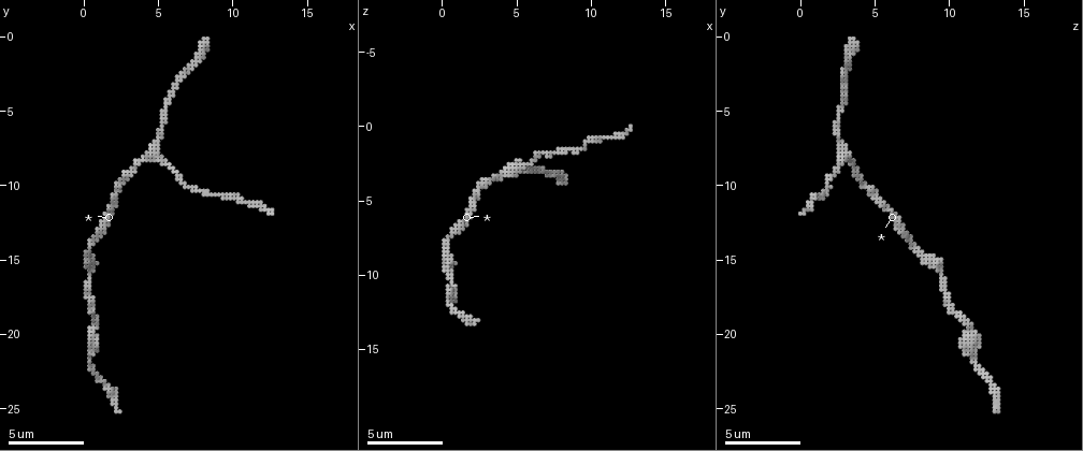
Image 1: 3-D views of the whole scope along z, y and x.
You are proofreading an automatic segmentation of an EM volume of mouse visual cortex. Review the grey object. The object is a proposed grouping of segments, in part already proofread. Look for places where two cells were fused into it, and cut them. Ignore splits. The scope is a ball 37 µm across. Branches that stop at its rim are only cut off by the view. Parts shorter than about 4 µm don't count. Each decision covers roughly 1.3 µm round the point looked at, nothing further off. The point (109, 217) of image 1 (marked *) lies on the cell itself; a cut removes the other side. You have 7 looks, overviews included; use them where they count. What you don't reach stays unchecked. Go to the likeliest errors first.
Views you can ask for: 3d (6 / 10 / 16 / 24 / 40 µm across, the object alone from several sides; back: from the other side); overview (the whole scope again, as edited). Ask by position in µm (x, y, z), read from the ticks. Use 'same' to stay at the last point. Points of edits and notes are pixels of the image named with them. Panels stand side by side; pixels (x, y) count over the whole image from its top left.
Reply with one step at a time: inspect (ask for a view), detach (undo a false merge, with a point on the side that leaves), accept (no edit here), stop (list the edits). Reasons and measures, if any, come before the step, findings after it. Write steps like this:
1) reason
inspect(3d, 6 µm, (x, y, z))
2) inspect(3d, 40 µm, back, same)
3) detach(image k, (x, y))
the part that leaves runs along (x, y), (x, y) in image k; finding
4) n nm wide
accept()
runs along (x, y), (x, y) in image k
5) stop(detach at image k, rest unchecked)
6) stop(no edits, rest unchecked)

arms part here
inspect(3d, 16 µm, (4.8, 8.0, 2.8))

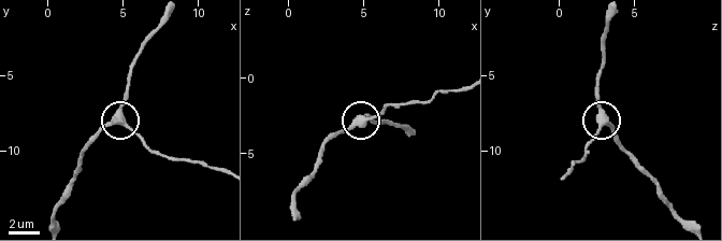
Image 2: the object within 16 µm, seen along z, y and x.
inspect(3d, 6 µm, (4.8, 7.8, 2.8))

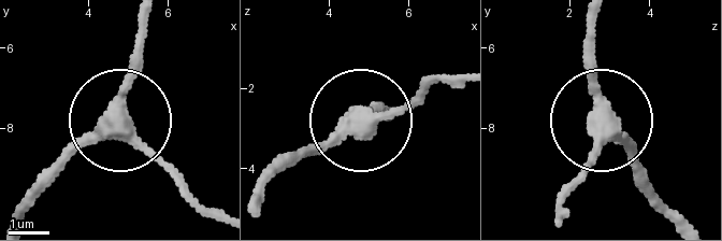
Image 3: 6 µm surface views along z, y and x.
side arm 9 µm
accept()
runs along (18, 213), (114, 121), (138, 17) in image 3; one cell here

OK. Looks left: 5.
thick turns thin
inspect(3d, 10 µm, (0.8, 19.2, 11.2))

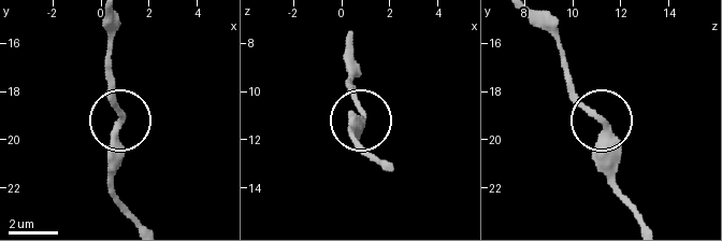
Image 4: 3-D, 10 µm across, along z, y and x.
closer look
inspect(3d, 6 µm, (0.8, 19.3, 11.1))

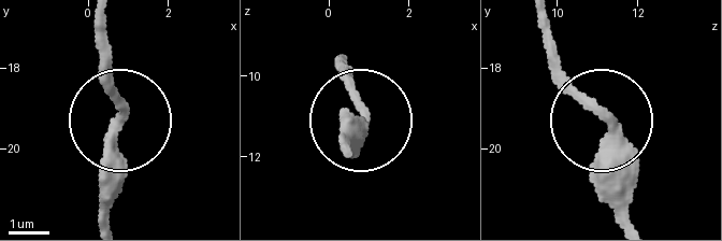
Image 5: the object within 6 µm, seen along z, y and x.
accept()
runs along (536, 18), (549, 70), (604, 131), (618, 221) in image 5; all the same cell

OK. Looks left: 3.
sudden change in width
inspect(3d, 10 µm, (0.4, 15.4, 9.0))

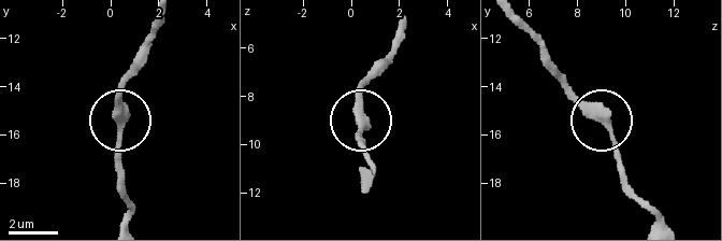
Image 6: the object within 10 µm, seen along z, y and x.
accept()
runs along (148, 44), (142, 67), (119, 98), (119, 175) in image 6; one cell here

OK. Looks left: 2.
stop(no edits, rest unchecked)

